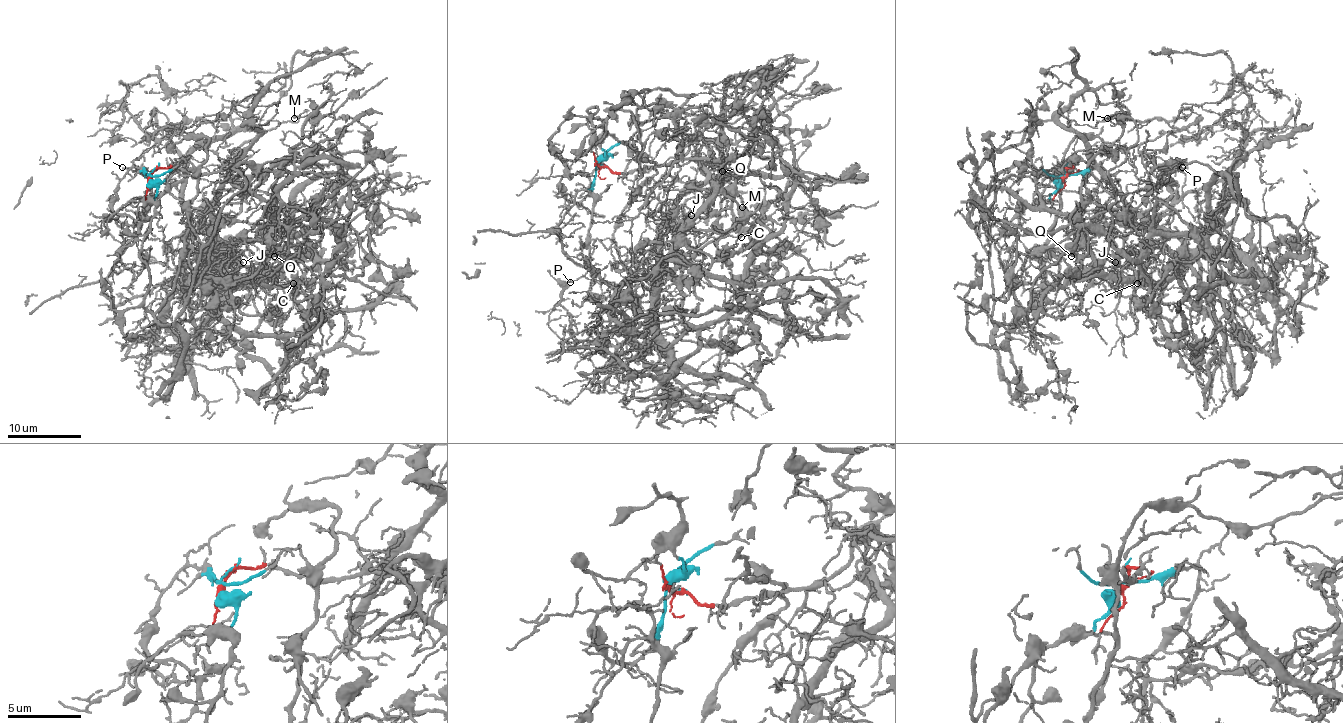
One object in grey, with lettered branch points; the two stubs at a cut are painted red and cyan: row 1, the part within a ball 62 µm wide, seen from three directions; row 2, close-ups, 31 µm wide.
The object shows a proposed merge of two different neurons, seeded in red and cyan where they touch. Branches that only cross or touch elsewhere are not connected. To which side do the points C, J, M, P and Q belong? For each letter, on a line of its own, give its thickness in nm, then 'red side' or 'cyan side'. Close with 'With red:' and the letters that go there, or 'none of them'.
C: calibre 100 nm; red side
J: calibre 120 nm; red side
M: calibre 170 nm; red side
P: calibre 100 nm; cyan side
Q: calibre 130 nm; red side
With red: C, J, M, Q

